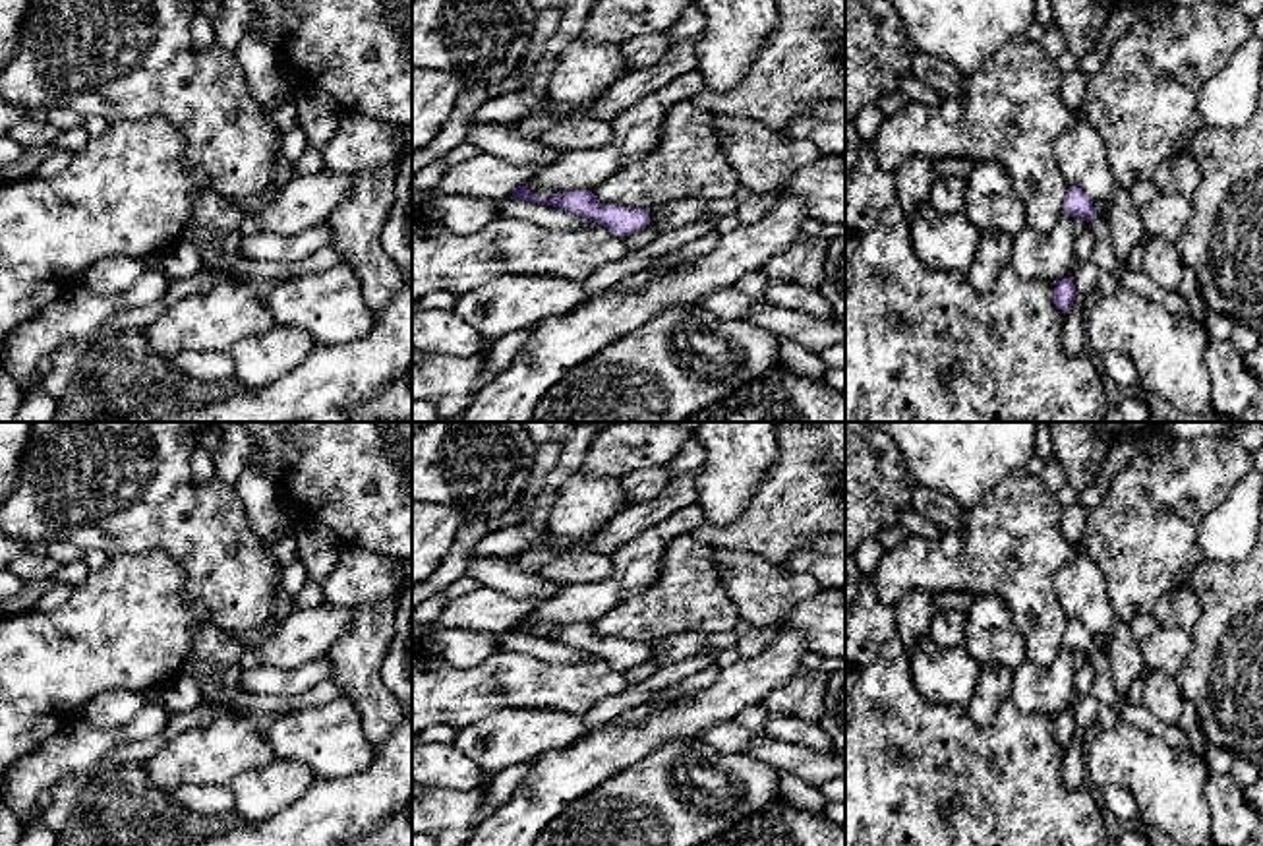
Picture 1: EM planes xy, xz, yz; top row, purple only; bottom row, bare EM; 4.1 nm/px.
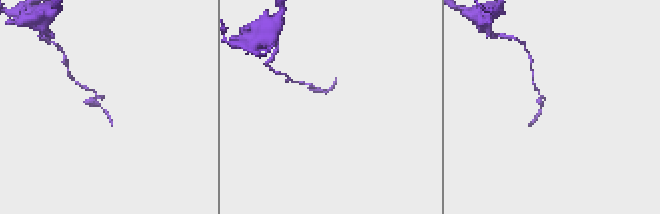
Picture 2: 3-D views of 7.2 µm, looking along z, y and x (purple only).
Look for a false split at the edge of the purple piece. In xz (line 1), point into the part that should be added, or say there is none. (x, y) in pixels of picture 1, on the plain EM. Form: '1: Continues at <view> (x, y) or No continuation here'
1: No continuation here

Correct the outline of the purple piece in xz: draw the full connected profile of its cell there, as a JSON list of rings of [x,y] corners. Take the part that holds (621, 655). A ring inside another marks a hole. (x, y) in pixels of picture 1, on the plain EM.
[[[526,616],[507,633],[526,633],[538,639],[553,639],[561,641],[573,649],[590,652],[602,660],[605,660],[615,670],[631,670],[644,664],[650,658],[648,643],[634,643],[623,639],[605,639],[600,637],[590,623],[574,623],[555,627],[549,633],[540,633],[536,627],[528,623]]]

